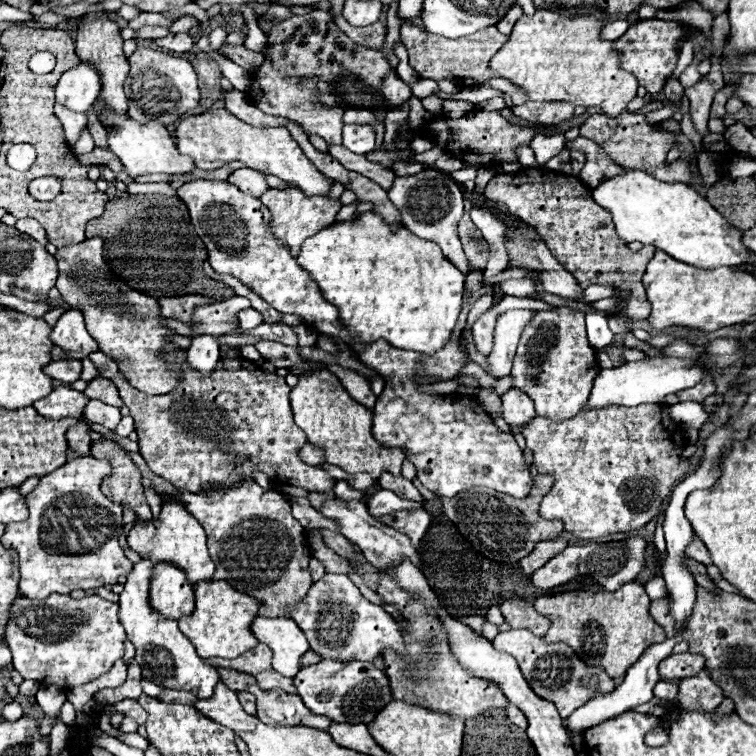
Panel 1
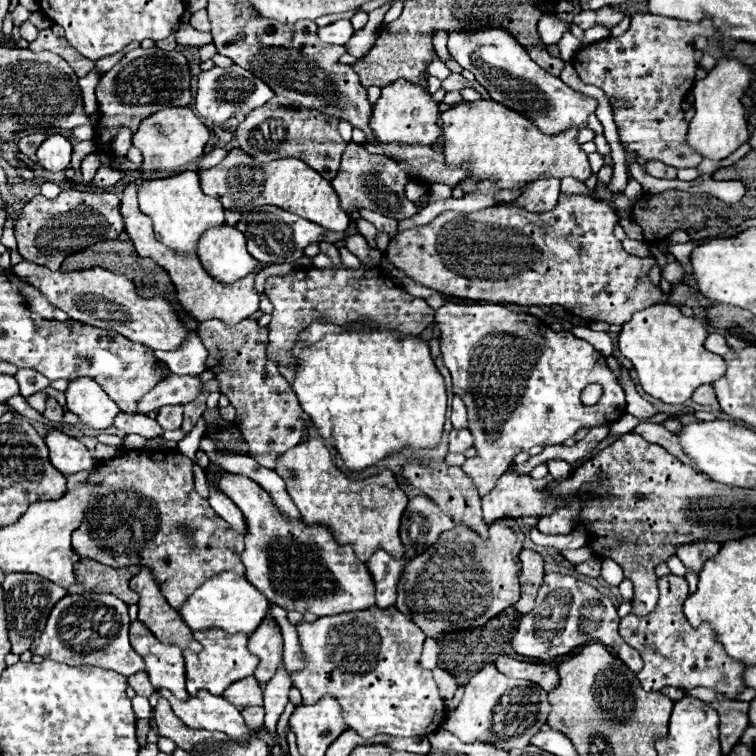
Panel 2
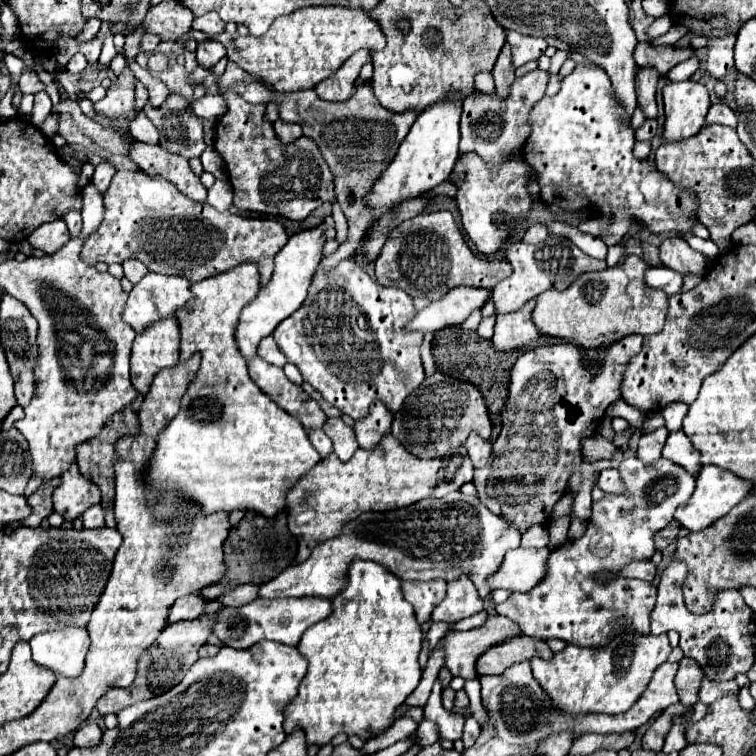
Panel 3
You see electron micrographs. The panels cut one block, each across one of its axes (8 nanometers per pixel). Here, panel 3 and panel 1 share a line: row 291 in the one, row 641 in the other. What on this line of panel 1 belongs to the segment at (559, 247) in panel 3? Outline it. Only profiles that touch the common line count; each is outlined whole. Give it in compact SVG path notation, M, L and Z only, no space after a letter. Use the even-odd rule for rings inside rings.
M512 628L508 632L500 632L492 640L492 644L500 652L508 652L516 658L516 662L518 662L524 678L528 680L530 688L534 692L538 692L540 698L554 702L562 718L570 716L570 712L574 712L574 708L580 708L582 704L586 704L590 698L596 696L592 690L586 690L580 684L580 680L584 676L592 676L592 674L600 676L600 686L598 686L600 694L606 694L606 692L614 690L614 680L602 668L586 666L586 662L582 662L578 658L578 654L568 644L562 644L562 642L560 644L546 644L544 636L532 634L528 628Z

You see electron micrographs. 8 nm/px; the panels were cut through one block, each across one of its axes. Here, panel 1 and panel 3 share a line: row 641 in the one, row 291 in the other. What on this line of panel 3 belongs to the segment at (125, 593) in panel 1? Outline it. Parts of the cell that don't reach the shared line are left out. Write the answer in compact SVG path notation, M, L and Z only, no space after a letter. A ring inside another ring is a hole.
M148 272L128 294L122 318L126 324L130 324L136 332L142 332L150 322L156 322L168 314L174 314L180 306L184 306L192 298L190 282L182 276L164 276L156 272Z

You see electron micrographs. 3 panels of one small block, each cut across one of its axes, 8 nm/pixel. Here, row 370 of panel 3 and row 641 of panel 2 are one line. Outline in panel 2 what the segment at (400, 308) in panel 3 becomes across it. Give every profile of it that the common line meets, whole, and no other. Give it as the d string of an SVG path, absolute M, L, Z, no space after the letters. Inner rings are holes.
M372 606L362 612L348 612L346 616L322 616L316 622L302 622L296 630L308 664L292 676L292 682L302 692L304 704L316 704L326 696L336 698L348 728L362 738L372 738L378 734L412 738L432 734L440 728L446 714L444 700L438 696L432 672L420 666L426 636L414 622L408 620L408 616L400 614L396 608L378 610Z

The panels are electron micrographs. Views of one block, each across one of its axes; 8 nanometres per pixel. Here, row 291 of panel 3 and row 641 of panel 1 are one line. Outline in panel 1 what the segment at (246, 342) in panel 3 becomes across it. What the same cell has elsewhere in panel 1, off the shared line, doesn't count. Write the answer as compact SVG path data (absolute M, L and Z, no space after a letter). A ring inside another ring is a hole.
M262 618L252 622L254 636L268 644L274 652L272 666L282 676L296 676L300 670L300 658L308 652L304 632L290 618Z

